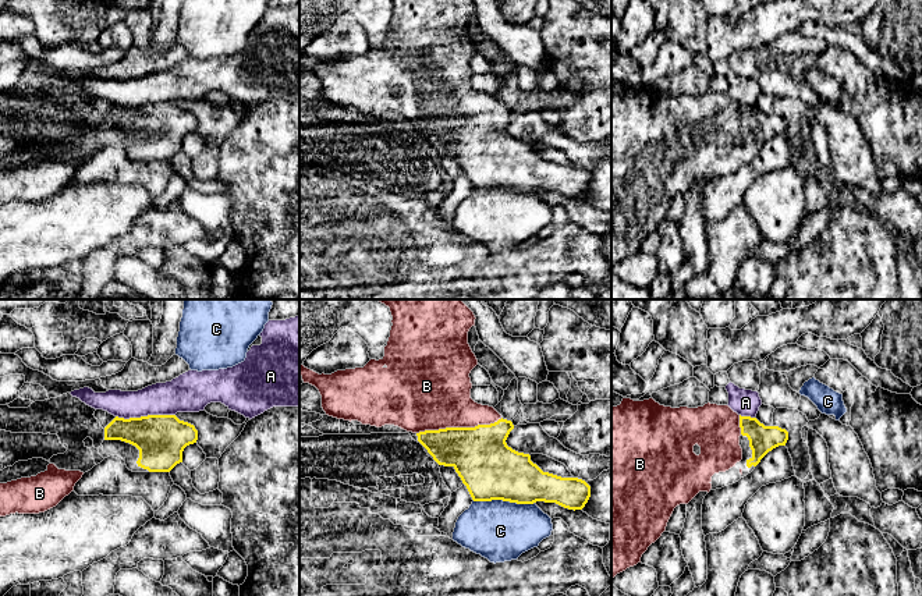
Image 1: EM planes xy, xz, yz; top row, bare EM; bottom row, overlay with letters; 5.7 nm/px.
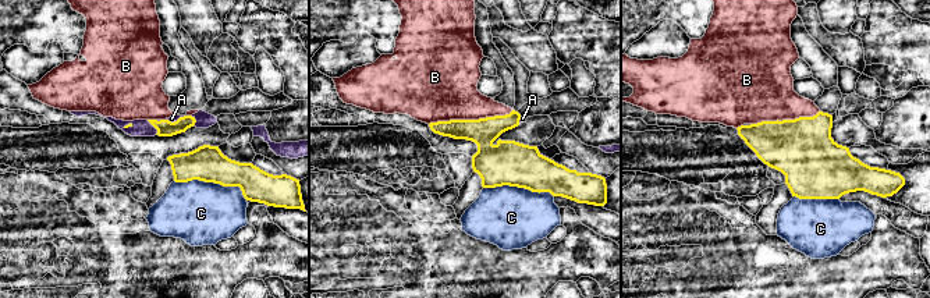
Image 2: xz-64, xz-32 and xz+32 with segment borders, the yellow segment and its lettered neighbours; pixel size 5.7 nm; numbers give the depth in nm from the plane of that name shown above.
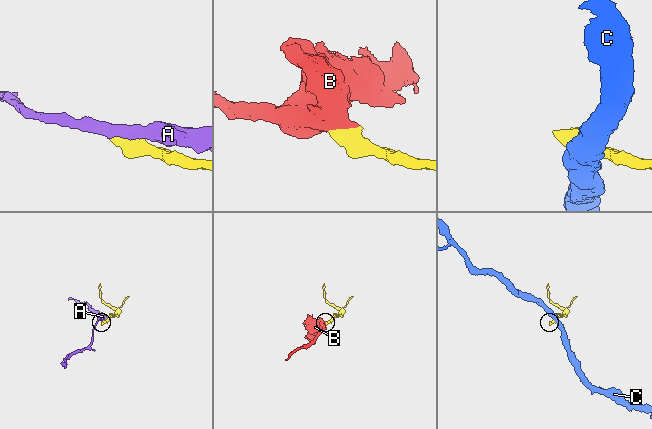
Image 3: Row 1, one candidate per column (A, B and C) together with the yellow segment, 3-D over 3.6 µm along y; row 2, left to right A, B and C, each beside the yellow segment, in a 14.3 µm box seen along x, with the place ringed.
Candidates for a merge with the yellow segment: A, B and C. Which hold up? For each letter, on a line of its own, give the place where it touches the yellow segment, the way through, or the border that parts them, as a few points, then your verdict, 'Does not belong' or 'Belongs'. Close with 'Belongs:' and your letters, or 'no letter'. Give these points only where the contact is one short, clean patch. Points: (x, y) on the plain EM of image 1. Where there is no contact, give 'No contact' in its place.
A: Touches yellow at xy (145, 105). Boundary: xy (174, 102), (116, 105). Does not belong
B: Touches yellow at xz (458, 116). Belongs
C: Touches yellow at xz (503, 188). Does not belong
Belongs: B

